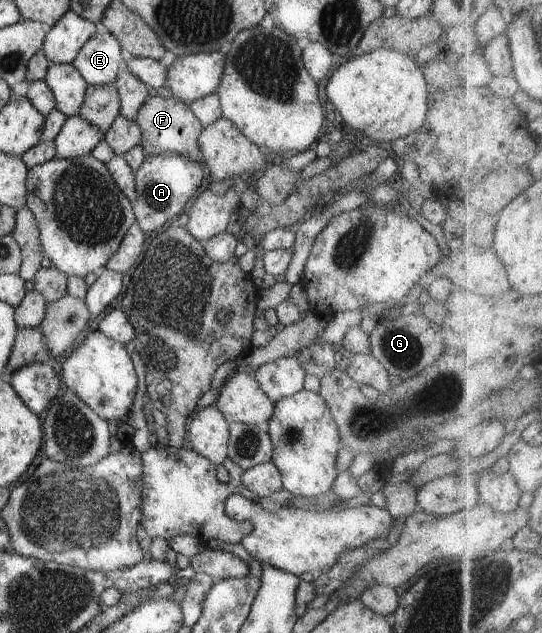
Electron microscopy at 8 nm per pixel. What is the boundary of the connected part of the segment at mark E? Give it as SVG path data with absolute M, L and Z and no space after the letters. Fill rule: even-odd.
M97 22L96 34L77 52L72 64L89 86L112 84L122 70L121 50L118 39Z

